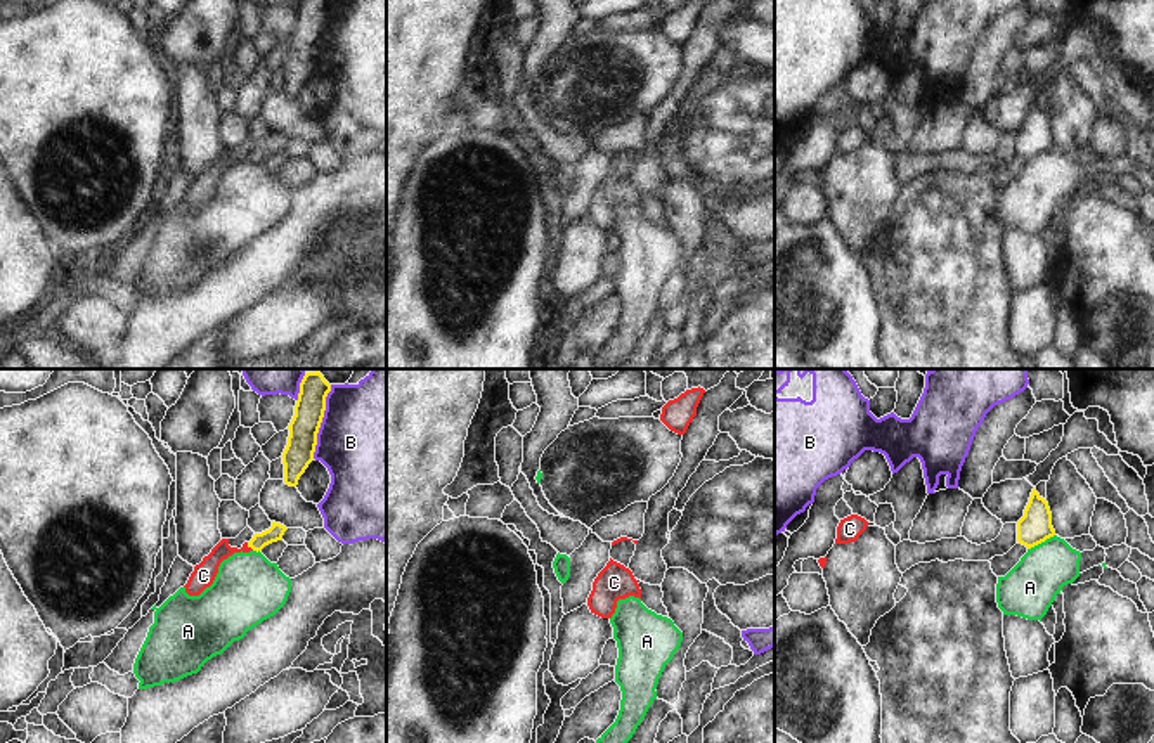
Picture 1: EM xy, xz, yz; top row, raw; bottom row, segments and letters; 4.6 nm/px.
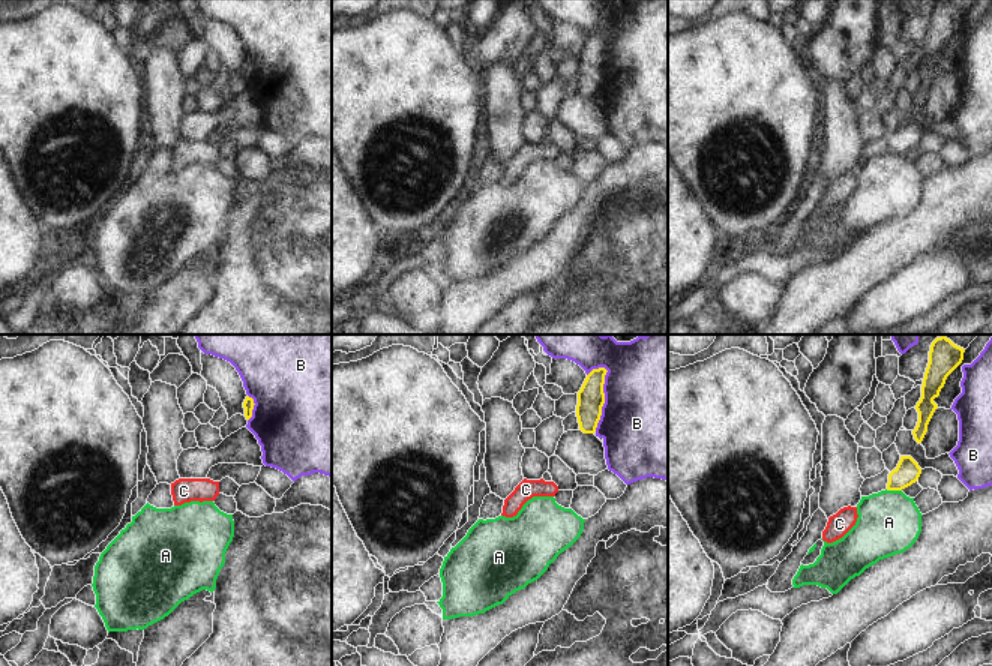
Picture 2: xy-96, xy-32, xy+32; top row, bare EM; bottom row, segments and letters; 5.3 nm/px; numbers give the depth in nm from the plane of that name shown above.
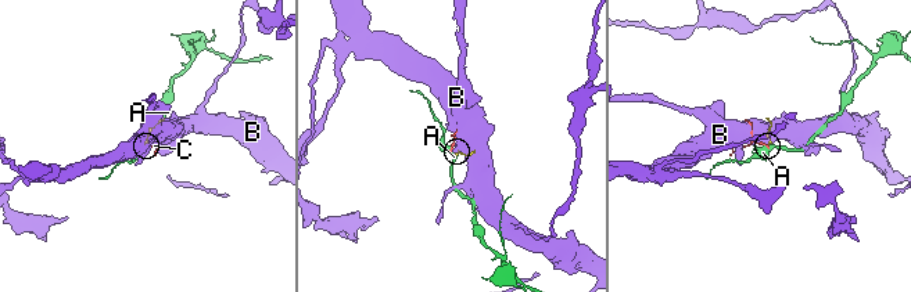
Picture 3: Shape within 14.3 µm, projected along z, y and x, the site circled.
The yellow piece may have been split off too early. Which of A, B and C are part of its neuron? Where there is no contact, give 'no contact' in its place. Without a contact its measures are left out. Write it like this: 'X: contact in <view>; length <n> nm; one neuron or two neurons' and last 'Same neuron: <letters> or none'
A: contact in yz; length 150 nm; two neurons
B: contact in xy; length 340 nm; two neurons
C: contact in xy; length 50 nm; one neuron
Same neuron: C

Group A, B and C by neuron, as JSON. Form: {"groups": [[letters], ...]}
{"groups": [["A"], ["B"], ["C"]]}

